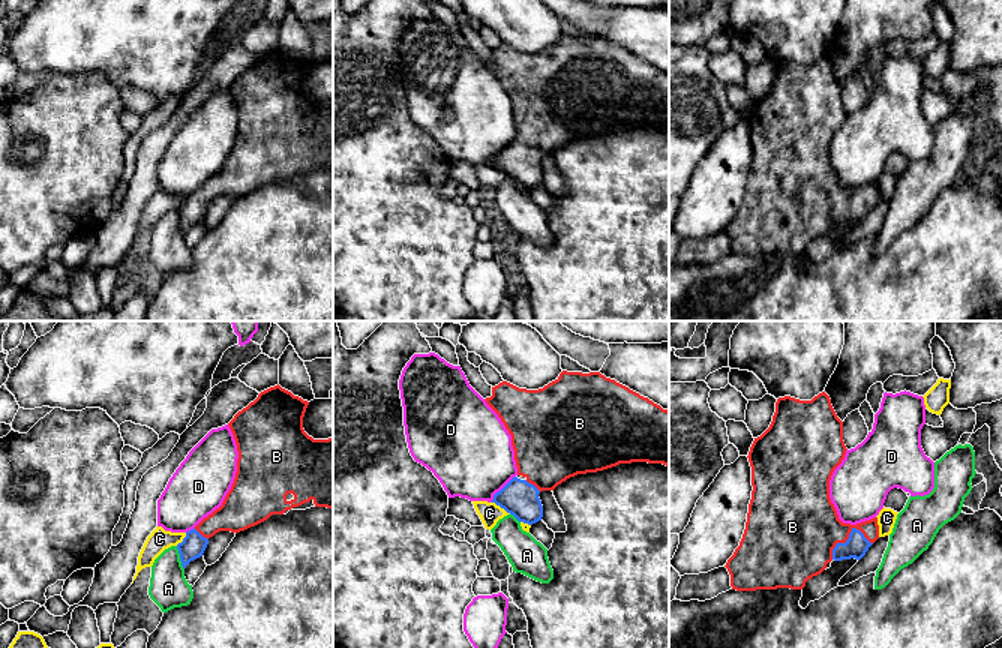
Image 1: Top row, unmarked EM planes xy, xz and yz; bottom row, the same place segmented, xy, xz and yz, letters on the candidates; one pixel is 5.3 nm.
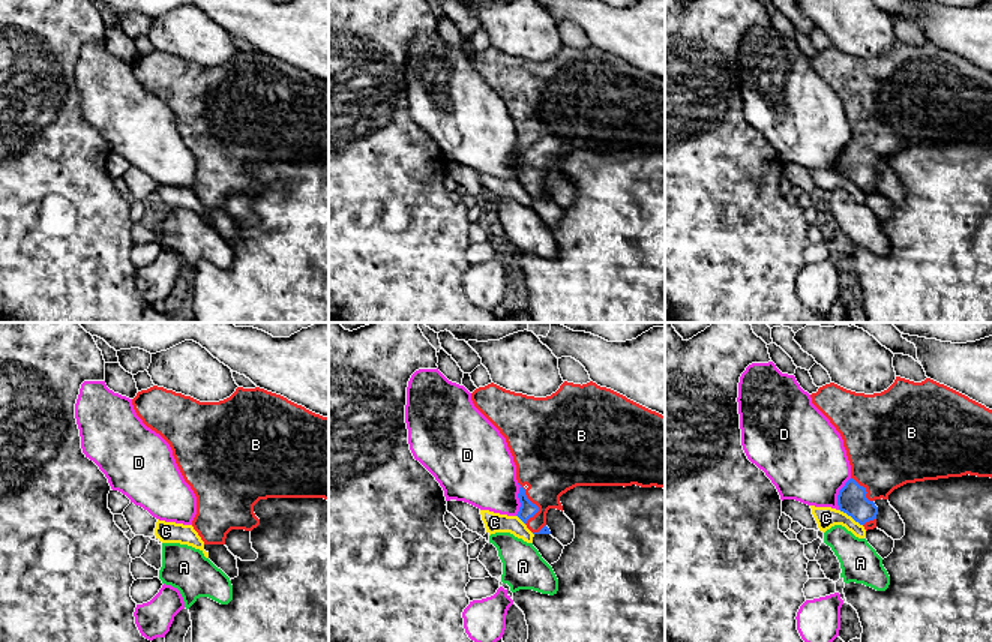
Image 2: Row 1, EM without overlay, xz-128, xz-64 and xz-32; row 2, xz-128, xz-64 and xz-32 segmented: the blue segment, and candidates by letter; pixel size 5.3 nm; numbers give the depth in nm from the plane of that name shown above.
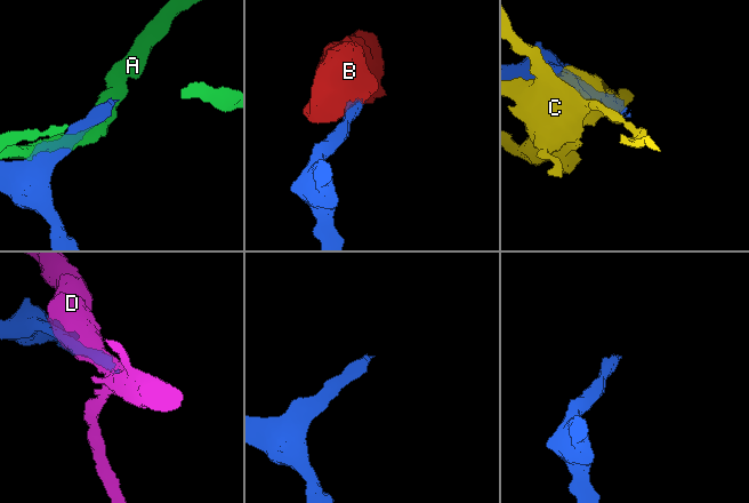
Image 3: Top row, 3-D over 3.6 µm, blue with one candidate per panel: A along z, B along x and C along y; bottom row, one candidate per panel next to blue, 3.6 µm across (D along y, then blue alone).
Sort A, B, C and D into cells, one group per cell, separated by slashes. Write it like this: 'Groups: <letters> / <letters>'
Groups: A / B / C / D

